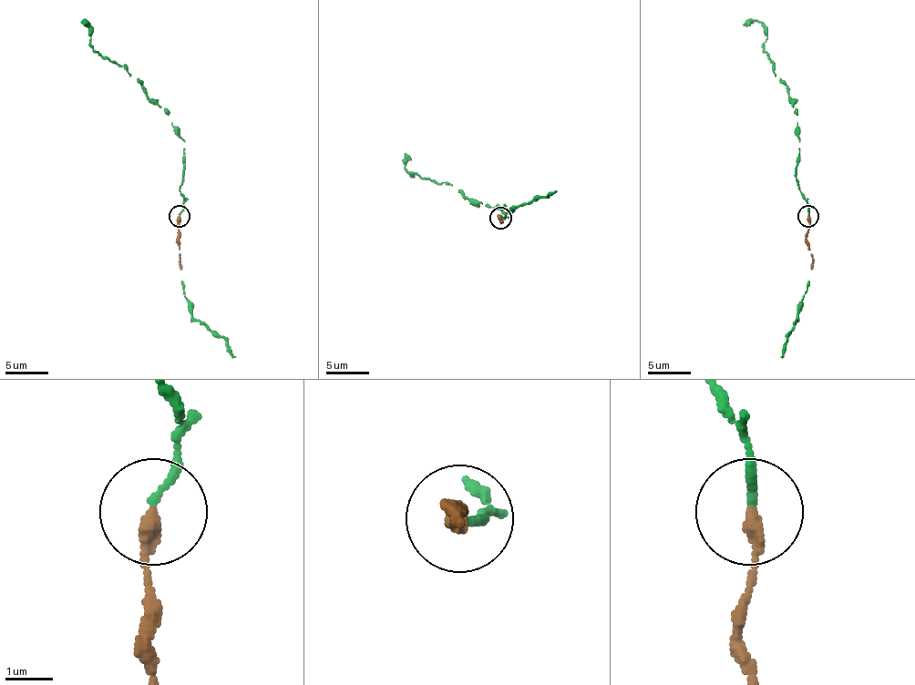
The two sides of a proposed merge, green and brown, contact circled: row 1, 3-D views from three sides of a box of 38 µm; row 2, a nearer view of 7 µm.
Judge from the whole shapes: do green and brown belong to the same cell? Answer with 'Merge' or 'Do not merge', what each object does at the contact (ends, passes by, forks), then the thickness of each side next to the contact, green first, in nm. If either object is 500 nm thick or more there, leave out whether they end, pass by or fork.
Merge. At the ring green ends. At the ring brown ends. Thickness 170 nm (green) against 300 nm

